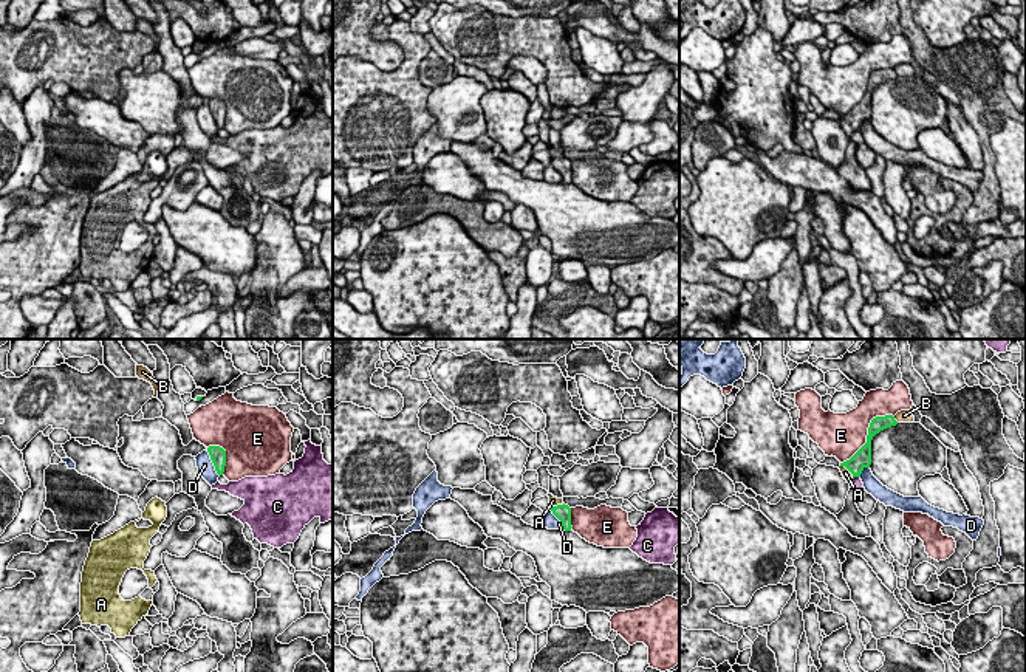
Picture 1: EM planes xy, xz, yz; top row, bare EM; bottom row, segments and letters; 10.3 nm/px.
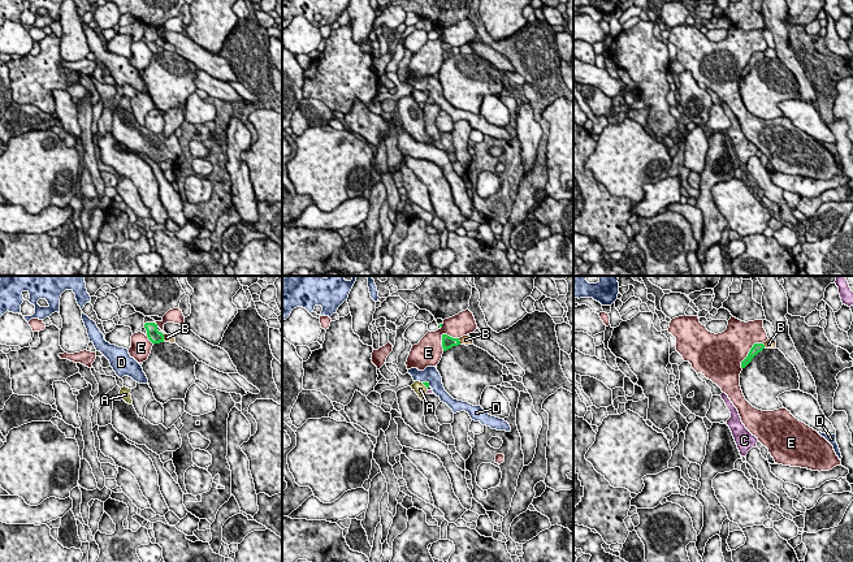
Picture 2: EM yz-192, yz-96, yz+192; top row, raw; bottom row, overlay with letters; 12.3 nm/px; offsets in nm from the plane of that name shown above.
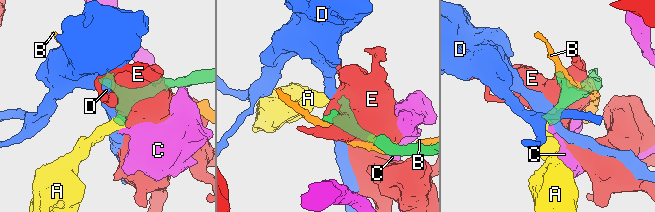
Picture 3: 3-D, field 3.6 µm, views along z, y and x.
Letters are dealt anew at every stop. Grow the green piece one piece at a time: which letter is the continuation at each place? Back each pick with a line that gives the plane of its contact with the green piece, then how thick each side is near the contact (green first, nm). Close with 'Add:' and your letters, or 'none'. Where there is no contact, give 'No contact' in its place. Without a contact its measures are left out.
A: Touches green in yz. Thickness 190 nm (green) against 90 nm
Add: A

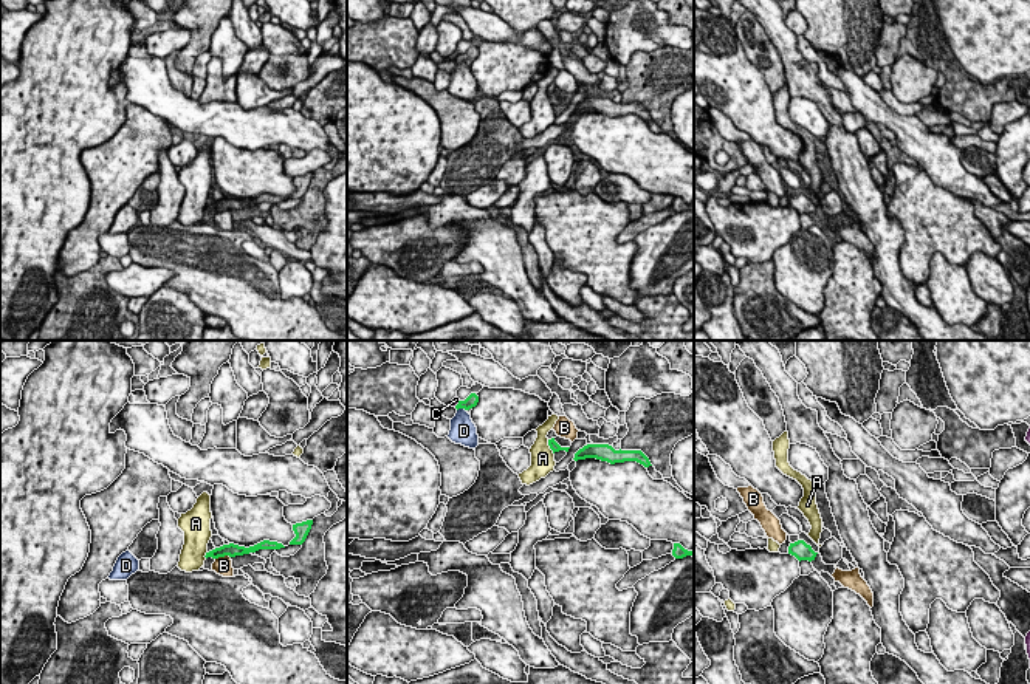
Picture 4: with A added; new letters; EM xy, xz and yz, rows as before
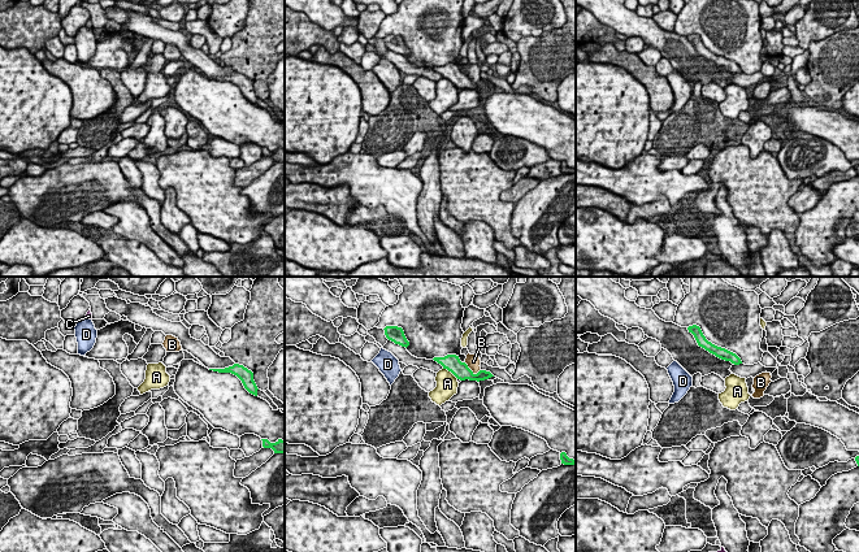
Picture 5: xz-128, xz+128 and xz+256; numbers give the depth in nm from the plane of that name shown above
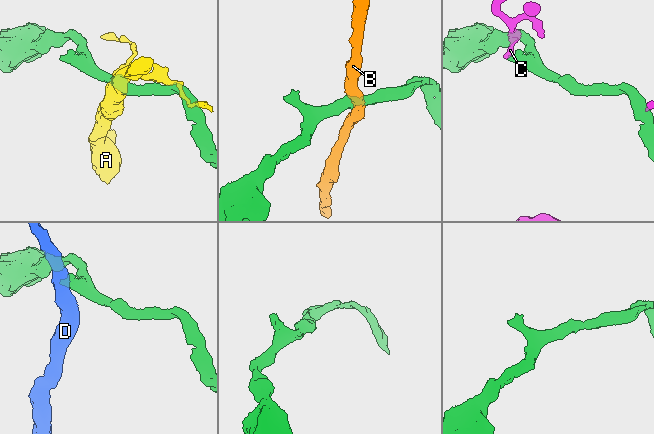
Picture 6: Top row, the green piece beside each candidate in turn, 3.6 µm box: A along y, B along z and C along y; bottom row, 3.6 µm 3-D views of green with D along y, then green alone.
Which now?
Add: none

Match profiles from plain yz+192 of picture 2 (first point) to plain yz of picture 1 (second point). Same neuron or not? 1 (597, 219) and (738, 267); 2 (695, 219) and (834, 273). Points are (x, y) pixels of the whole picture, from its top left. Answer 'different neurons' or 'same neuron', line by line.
1: different neurons
2: same neuron

